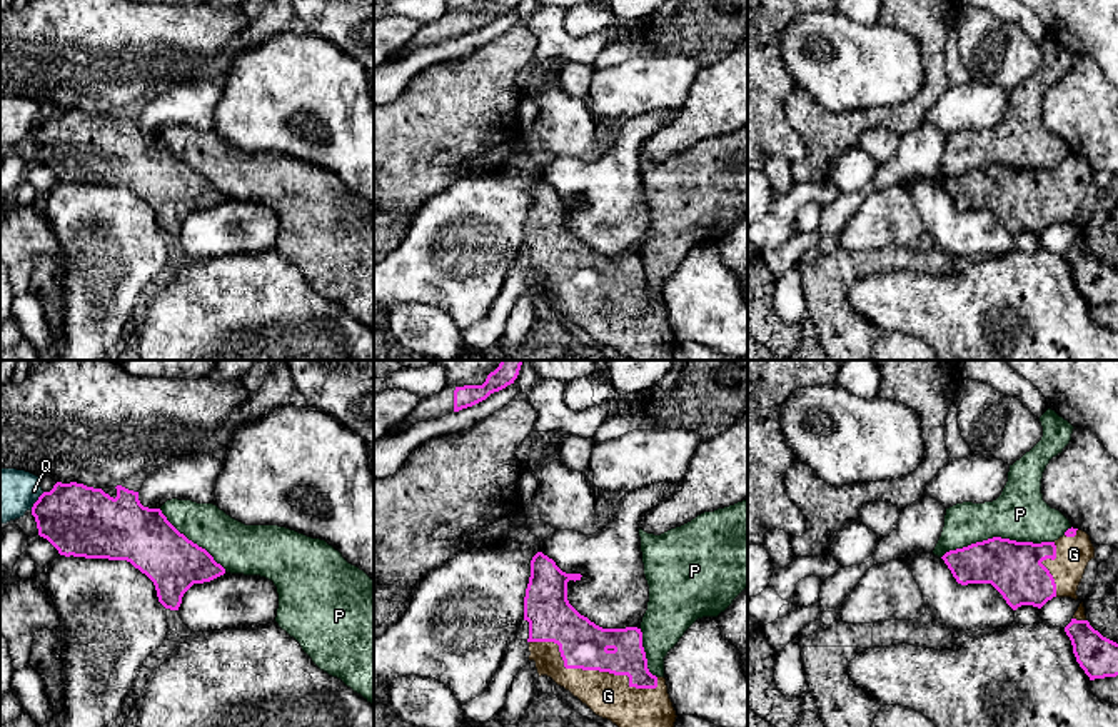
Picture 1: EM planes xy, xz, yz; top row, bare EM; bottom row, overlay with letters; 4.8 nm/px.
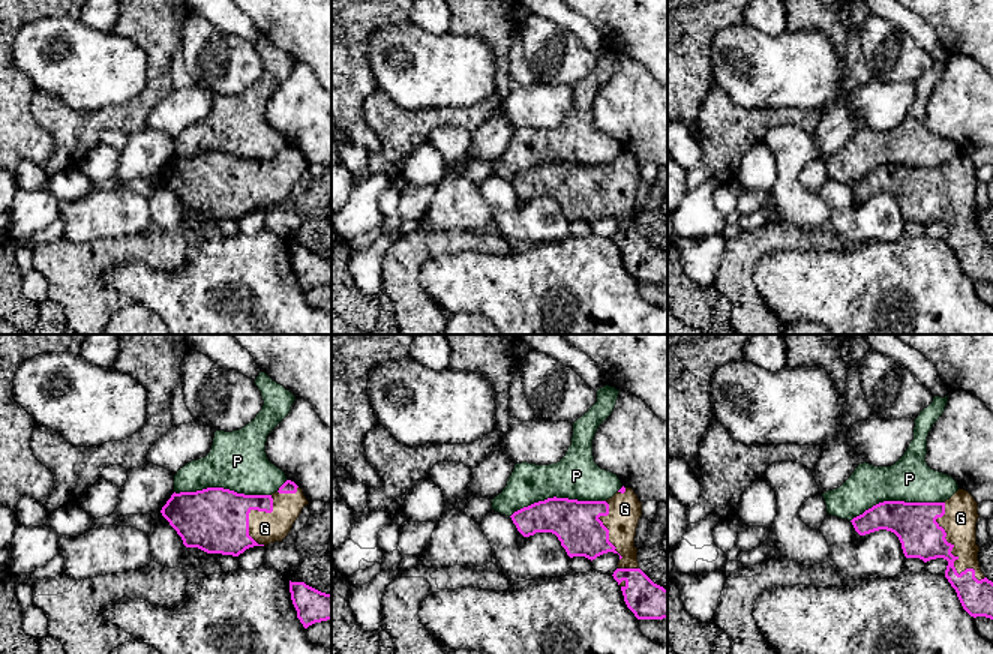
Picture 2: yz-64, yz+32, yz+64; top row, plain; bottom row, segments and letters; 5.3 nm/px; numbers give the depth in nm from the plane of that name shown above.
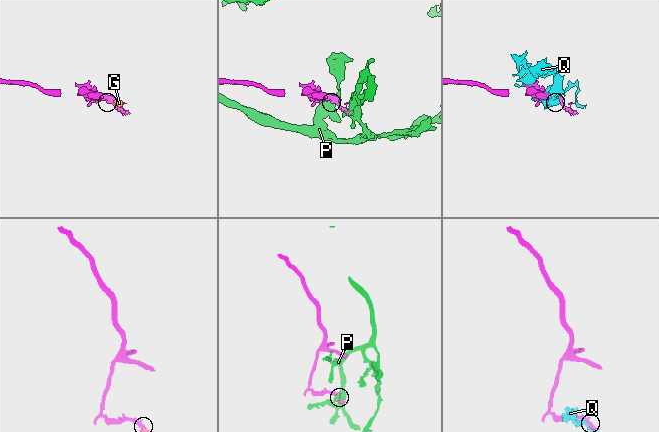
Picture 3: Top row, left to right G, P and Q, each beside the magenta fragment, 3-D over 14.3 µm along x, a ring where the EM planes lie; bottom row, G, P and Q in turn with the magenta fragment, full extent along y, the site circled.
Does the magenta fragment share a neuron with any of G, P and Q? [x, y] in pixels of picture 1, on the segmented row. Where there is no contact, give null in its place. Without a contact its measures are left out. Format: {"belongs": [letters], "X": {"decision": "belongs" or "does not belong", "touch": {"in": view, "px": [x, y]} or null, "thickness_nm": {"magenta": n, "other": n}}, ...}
{"belongs": ["G"], "G": {"decision": "belongs", "touch": {"in": "xz", "px": [589, 669]}, "thickness_nm": {"magenta": 240, "other": 220}}, "P": {"decision": "does not belong", "touch": {"in": "yz", "px": [997, 537]}, "thickness_nm": {"magenta": 260, "other": 260}}, "Q": {"decision": "does not belong", "touch": {"in": "xy", "px": [37, 501]}, "thickness_nm": {"magenta": 340, "other": 260}}}

